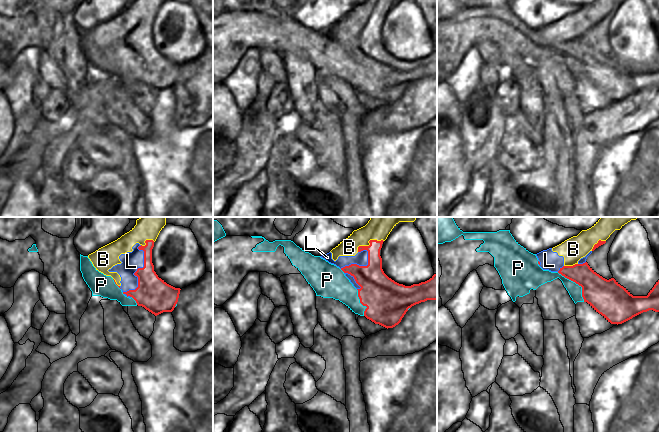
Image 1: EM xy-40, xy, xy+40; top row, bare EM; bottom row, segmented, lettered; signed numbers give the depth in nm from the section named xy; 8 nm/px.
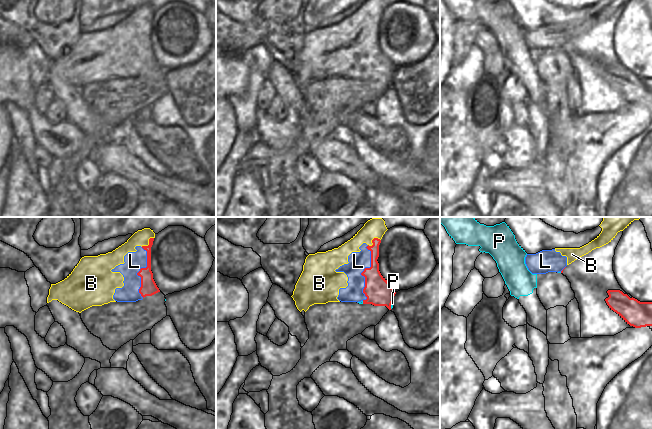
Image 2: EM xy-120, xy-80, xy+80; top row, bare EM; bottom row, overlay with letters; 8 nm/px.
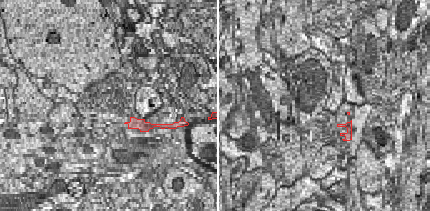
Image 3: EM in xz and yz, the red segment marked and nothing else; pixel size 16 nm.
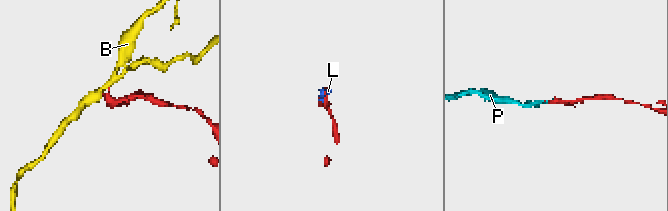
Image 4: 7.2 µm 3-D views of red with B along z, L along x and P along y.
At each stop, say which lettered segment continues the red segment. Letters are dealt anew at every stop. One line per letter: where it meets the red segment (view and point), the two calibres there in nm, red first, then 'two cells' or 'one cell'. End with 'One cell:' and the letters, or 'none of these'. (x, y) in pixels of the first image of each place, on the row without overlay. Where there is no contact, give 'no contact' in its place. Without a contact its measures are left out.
B: meets red in xy at (369, 18); 160 nm thick on the red side, 140 nm on the other; two cells
L: meets red in xy-40 at (136, 47); 260 nm thick on the red side, 160 nm on the other; two cells
P: meets red in xy+40 at (576, 59); 260 nm thick on the red side, 110 nm on the other; one cell
One cell: P

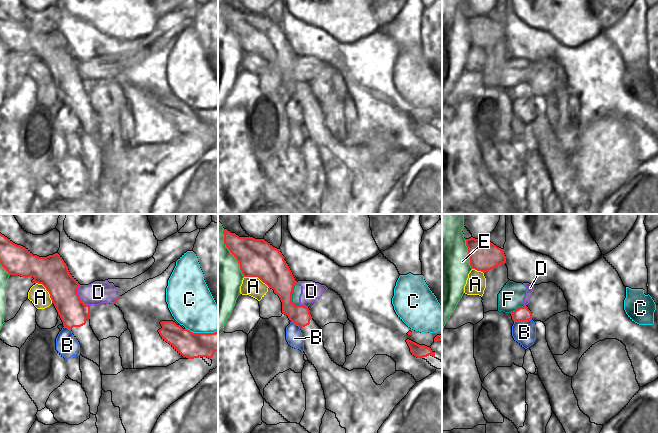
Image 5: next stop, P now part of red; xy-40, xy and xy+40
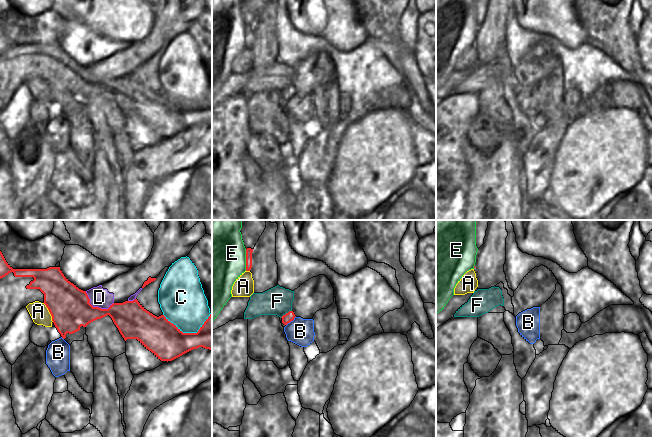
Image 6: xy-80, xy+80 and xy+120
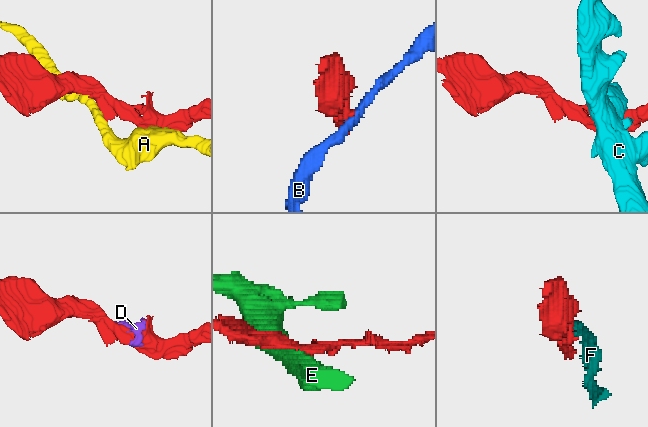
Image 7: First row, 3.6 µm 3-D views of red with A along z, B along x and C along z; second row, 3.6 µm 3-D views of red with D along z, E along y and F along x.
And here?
A: meets red in xy-40 at (47, 66); 260 nm thick on the red side, 160 nm on the other; two cells
B: meets red in xy+40 at (522, 96); 110 nm thick on the red side, 190 nm on the other; two cells
C: meets red in xy-40 at (201, 109); 220 nm thick on the red side, 360 nm on the other; two cells
D: meets red in xy-40 at (79, 73); 240 nm thick on the red side, 180 nm on the other; two cells
E: meets red in xy+40 at (468, 30); 240 nm thick on the red side, 440 nm on the other; two cells
F: meets red in xy at (291, 71); 240 nm thick on the red side, 80 nm on the other; two cells
One cell: none of these

